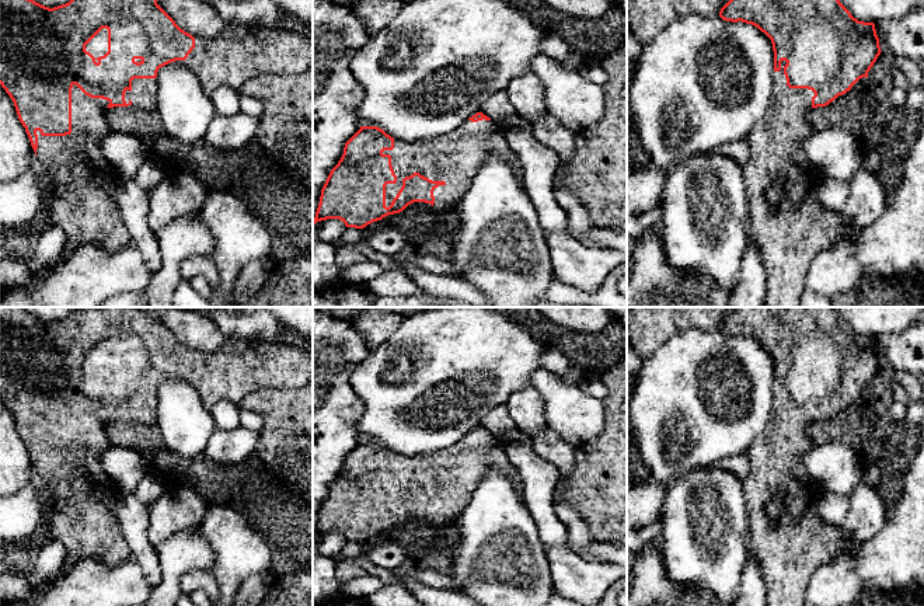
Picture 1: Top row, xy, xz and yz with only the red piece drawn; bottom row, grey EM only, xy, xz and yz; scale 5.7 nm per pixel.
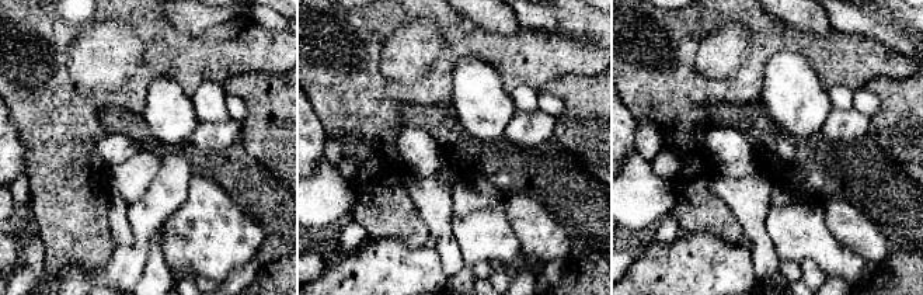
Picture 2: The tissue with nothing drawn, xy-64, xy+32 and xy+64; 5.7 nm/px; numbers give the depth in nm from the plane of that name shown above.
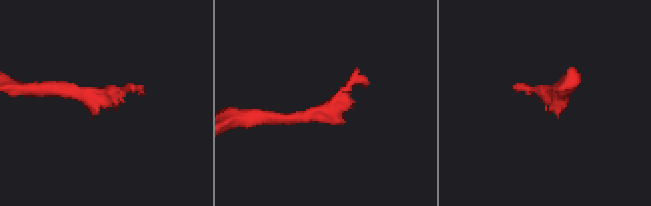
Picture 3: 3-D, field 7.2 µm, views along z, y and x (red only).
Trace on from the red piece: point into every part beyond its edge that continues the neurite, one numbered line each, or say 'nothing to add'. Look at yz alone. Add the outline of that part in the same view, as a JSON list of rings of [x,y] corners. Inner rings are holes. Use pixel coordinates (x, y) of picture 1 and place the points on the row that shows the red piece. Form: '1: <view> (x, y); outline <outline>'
1: yz (790, 234); outline [[[782,60],[781,70],[773,73],[771,100],[766,115],[746,137],[750,156],[742,166],[750,216],[749,237],[757,243],[767,272],[767,307],[801,307],[806,272],[813,257],[837,241],[850,226],[844,212],[826,209],[819,202],[822,178],[802,150],[802,142],[815,132],[808,121],[815,93],[808,88],[789,88],[784,74],[785,65],[787,62]],[[778,173],[788,178],[788,187],[774,206],[766,201],[766,191]]]

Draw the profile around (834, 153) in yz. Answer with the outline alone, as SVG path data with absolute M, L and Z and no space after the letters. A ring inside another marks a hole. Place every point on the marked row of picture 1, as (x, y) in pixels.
M843 129L813 132L802 142L802 150L819 178L850 181L864 161L857 137Z

